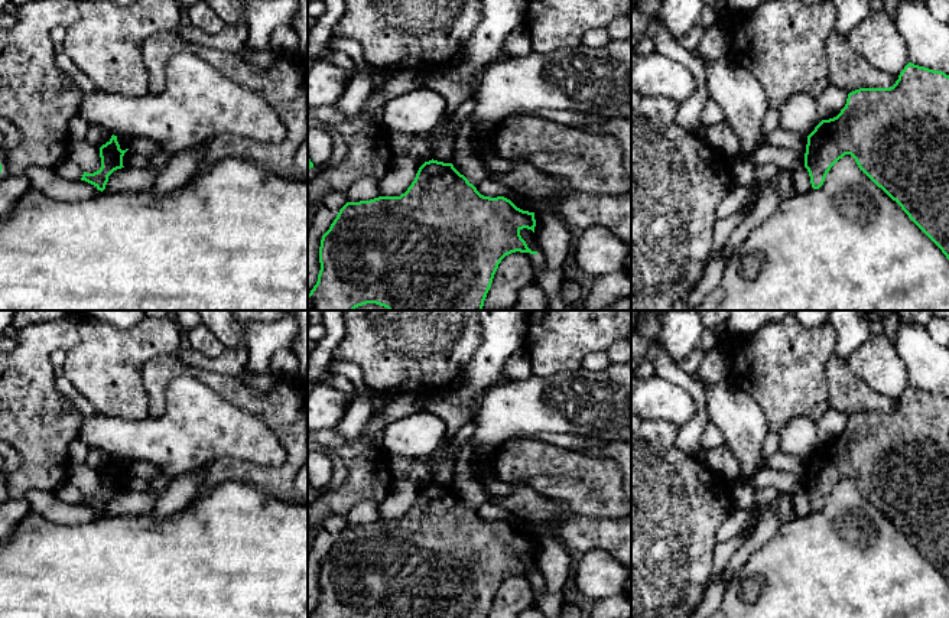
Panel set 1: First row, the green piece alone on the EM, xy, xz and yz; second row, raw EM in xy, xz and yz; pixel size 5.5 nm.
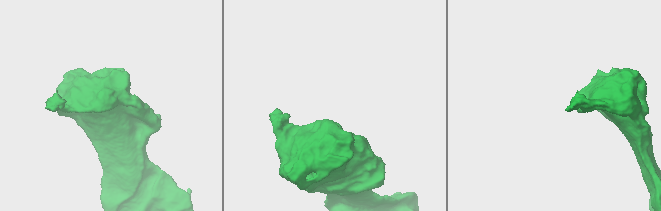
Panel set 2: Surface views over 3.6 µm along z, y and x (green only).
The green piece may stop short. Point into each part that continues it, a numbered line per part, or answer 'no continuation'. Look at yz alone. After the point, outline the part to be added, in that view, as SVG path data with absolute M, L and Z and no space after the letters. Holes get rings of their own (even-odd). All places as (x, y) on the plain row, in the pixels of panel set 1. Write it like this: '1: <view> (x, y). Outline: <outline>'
no continuation

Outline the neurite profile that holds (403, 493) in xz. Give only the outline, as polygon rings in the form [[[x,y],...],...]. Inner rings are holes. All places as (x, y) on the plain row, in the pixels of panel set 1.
[[[396,478],[390,494],[380,502],[380,520],[400,520],[407,514],[419,494],[419,485],[409,478]]]

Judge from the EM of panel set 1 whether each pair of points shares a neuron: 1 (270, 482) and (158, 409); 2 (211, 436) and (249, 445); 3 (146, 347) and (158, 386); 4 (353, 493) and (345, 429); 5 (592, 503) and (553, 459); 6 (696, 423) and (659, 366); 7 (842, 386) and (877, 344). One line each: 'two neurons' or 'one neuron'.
1: one neuron
2: one neuron
3: two neurons
4: two neurons
5: one neuron
6: one neuron
7: two neurons

